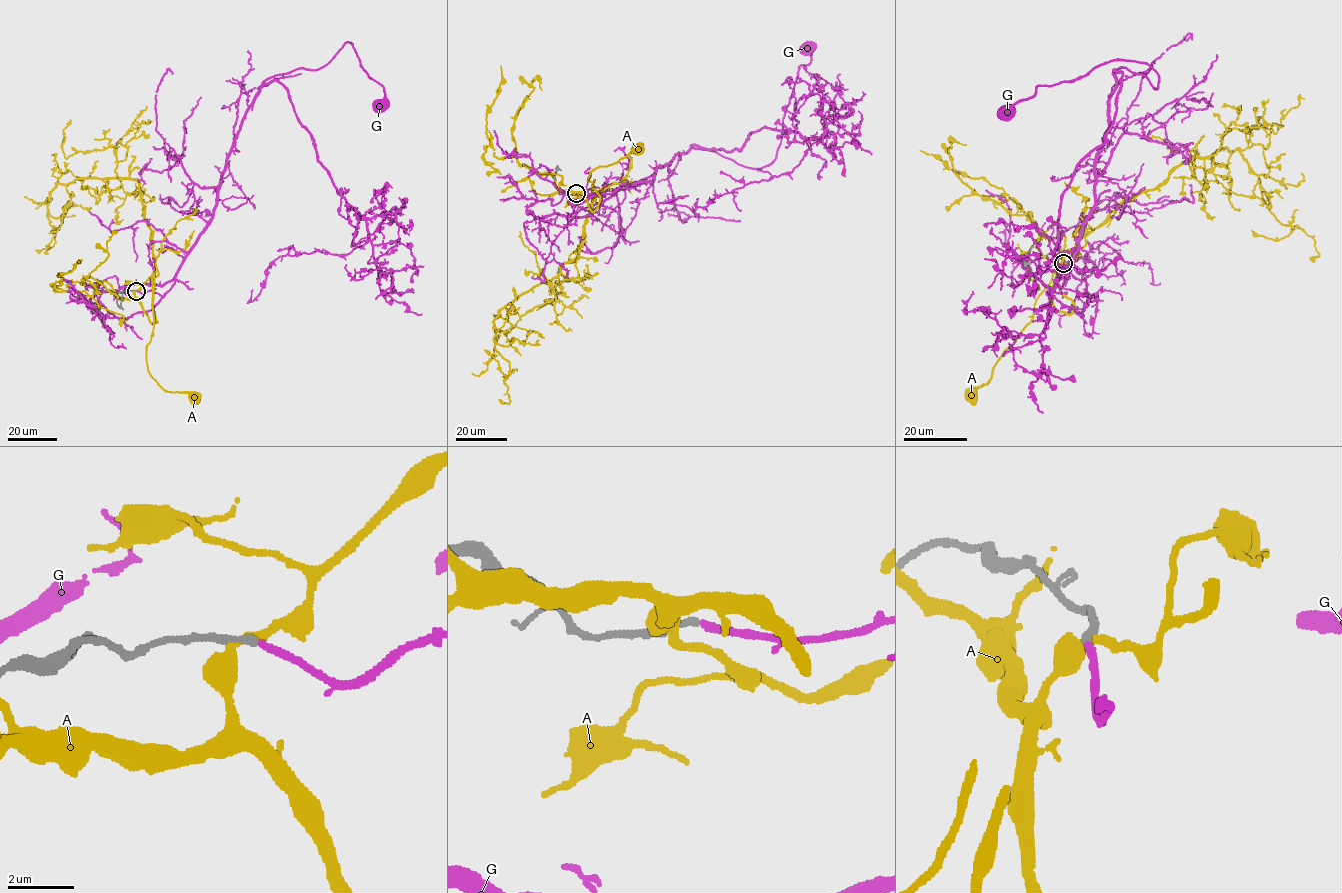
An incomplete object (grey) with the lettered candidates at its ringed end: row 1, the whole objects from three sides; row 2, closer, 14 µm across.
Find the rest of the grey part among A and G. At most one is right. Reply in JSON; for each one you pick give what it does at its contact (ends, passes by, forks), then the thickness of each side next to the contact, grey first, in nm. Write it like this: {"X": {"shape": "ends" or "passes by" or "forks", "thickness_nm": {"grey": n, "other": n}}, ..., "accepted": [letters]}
{"G": {"shape": "ends", "thickness_nm": {"grey": 200, "other": 220}}, "accepted": ["G"]}

